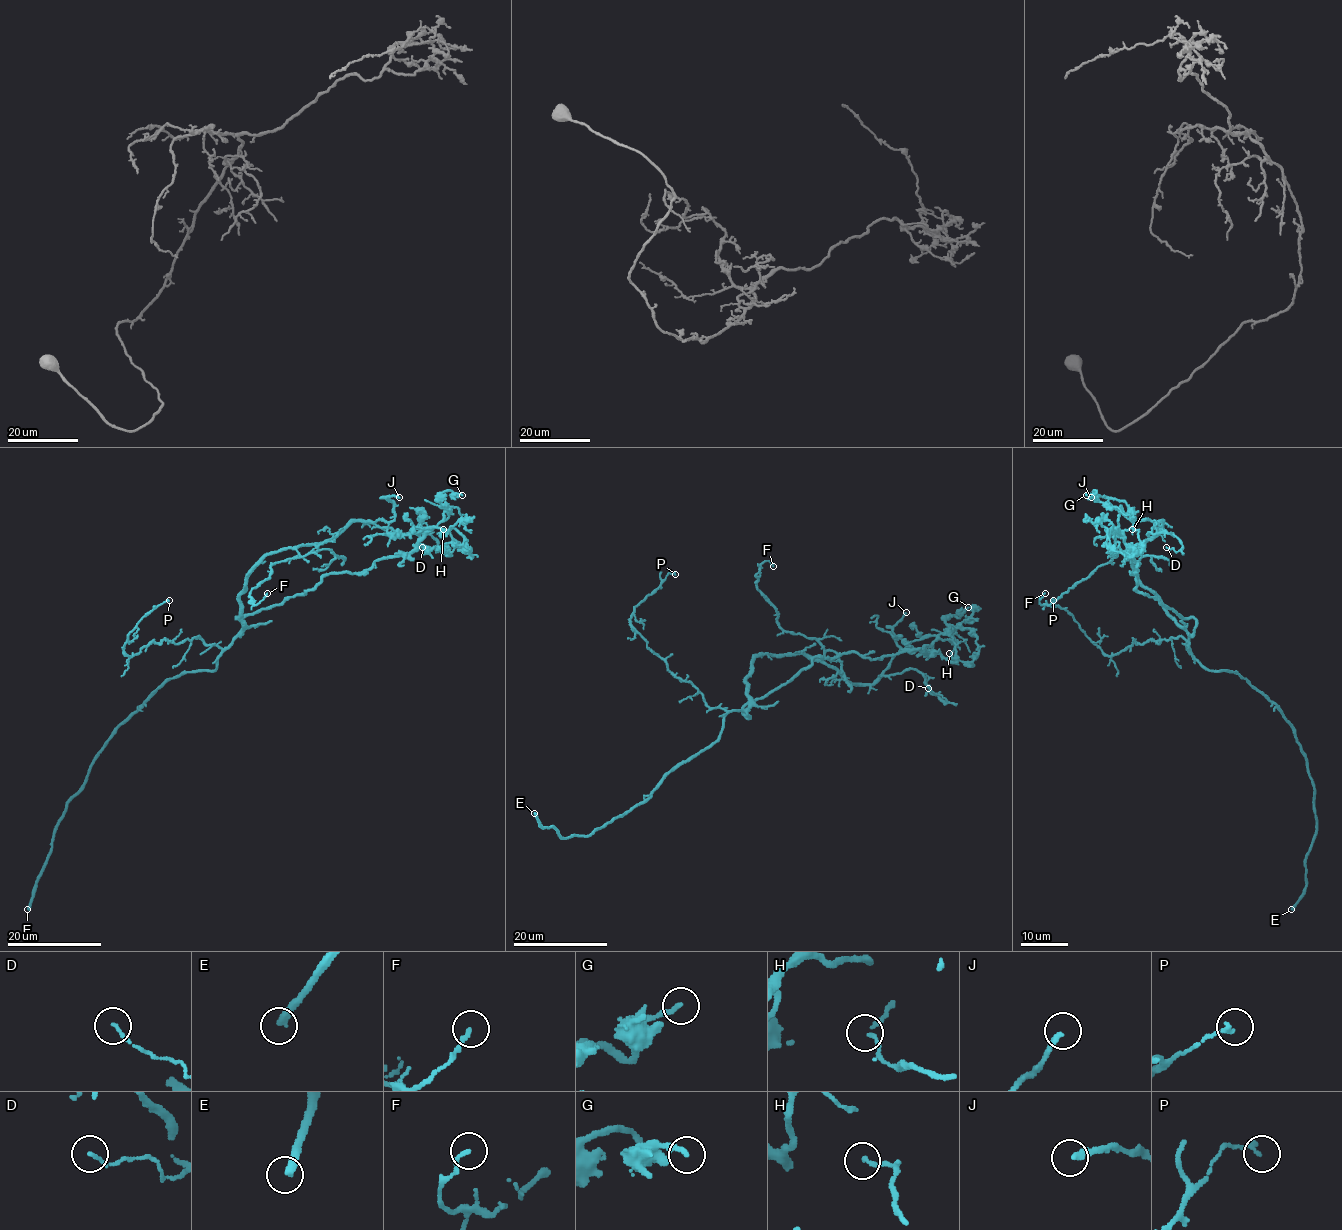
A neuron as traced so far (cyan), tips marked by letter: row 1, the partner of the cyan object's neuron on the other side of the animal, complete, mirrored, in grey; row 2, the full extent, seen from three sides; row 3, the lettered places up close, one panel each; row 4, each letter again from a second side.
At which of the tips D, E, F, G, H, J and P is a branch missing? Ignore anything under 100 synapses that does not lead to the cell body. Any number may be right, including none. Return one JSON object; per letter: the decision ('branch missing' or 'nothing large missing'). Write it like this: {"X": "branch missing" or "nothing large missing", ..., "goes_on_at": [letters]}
{"D": "nothing large missing", "E": "branch missing", "F": "nothing large missing", "G": "nothing large missing", "H": "nothing large missing", "J": "nothing large missing", "P": "nothing large missing", "goes_on_at": ["E"]}

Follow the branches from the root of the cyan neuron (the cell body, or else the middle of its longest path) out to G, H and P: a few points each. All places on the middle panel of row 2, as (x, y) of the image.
G: (740, 710), (749, 717), (746, 704), (815, 657), (880, 658), (951, 640), (947, 618), (968, 607)
H: (740, 710), (749, 717), (746, 704), (815, 657), (880, 658), (971, 629), (975, 658), (949, 653)
P: (740, 710), (710, 708), (703, 695), (690, 682), (678, 678), (631, 625), (634, 607), (668, 573), (675, 574)

